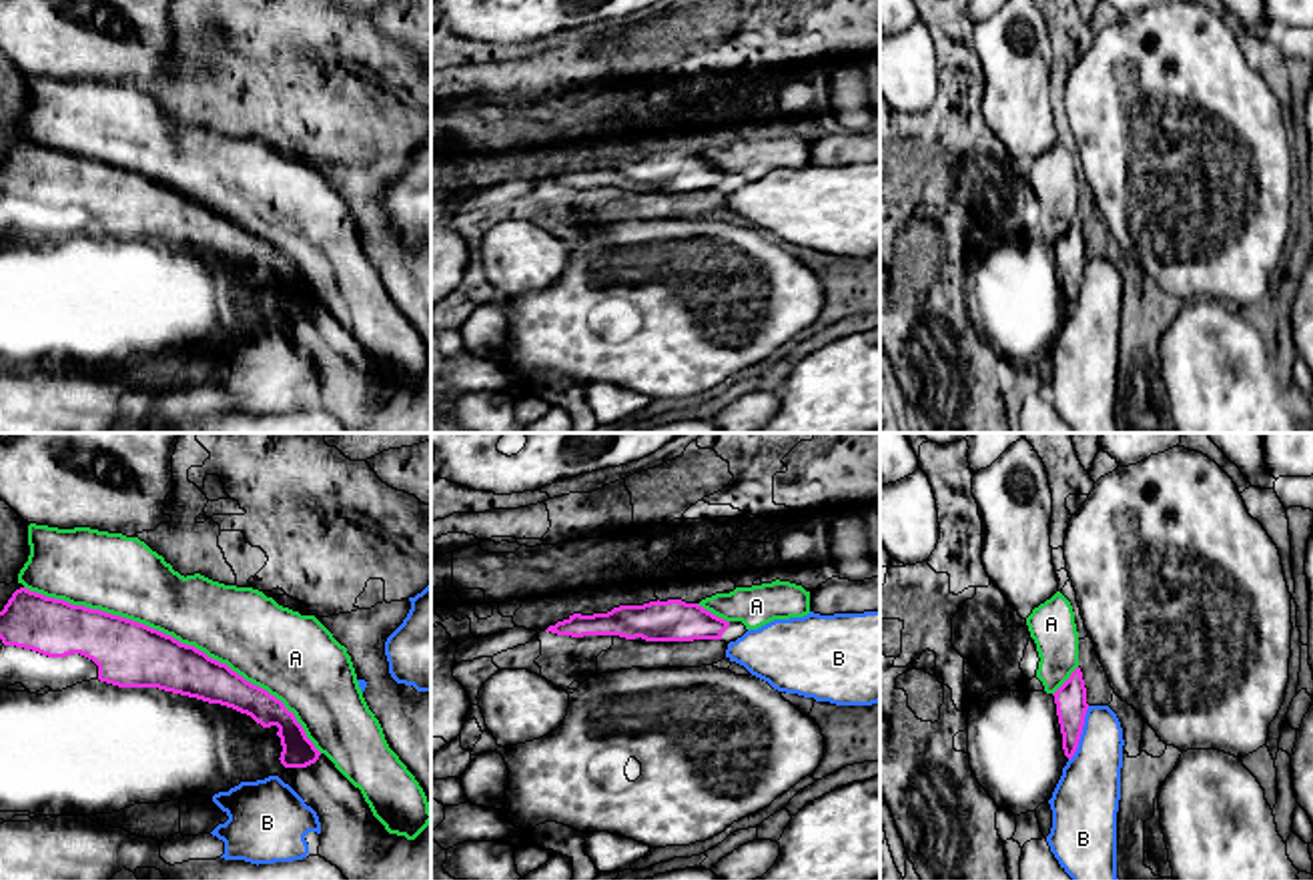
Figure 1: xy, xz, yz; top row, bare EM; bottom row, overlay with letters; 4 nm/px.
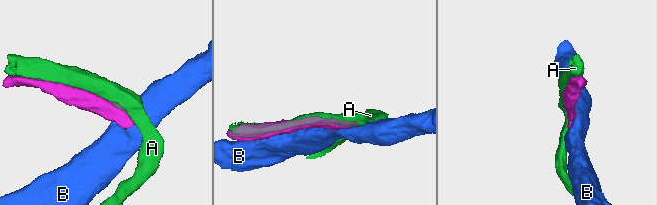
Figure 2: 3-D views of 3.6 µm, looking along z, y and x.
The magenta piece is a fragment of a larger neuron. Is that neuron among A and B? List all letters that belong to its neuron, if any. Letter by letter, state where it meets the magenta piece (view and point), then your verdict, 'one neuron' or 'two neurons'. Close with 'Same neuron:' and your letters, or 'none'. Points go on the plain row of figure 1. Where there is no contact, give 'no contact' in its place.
A: xy (177, 191) | two neurons
B: yz (1081, 283) | two neurons
Same neuron: none

